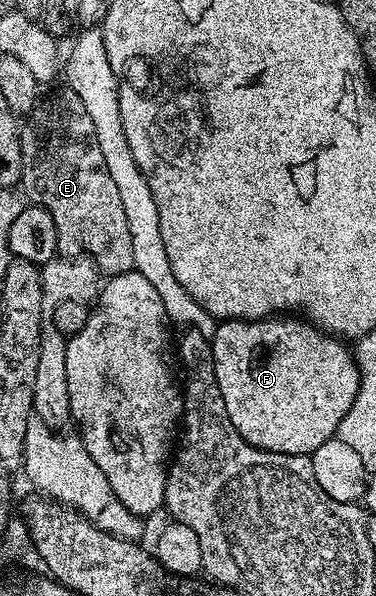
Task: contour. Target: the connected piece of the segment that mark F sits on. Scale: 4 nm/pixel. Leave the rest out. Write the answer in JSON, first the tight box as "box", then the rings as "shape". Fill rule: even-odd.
{"box":[212,318,358,458],"shape":[[[267,318],[264,320],[223,320],[214,332],[212,343],[216,382],[220,386],[220,394],[224,394],[224,406],[228,406],[228,418],[232,418],[232,426],[236,426],[238,433],[252,446],[269,452],[283,452],[291,458],[306,458],[317,448],[324,446],[324,442],[335,439],[340,422],[344,414],[348,414],[358,389],[358,366],[354,362],[351,349],[341,339],[323,334],[313,324],[303,322],[298,318]]]}

